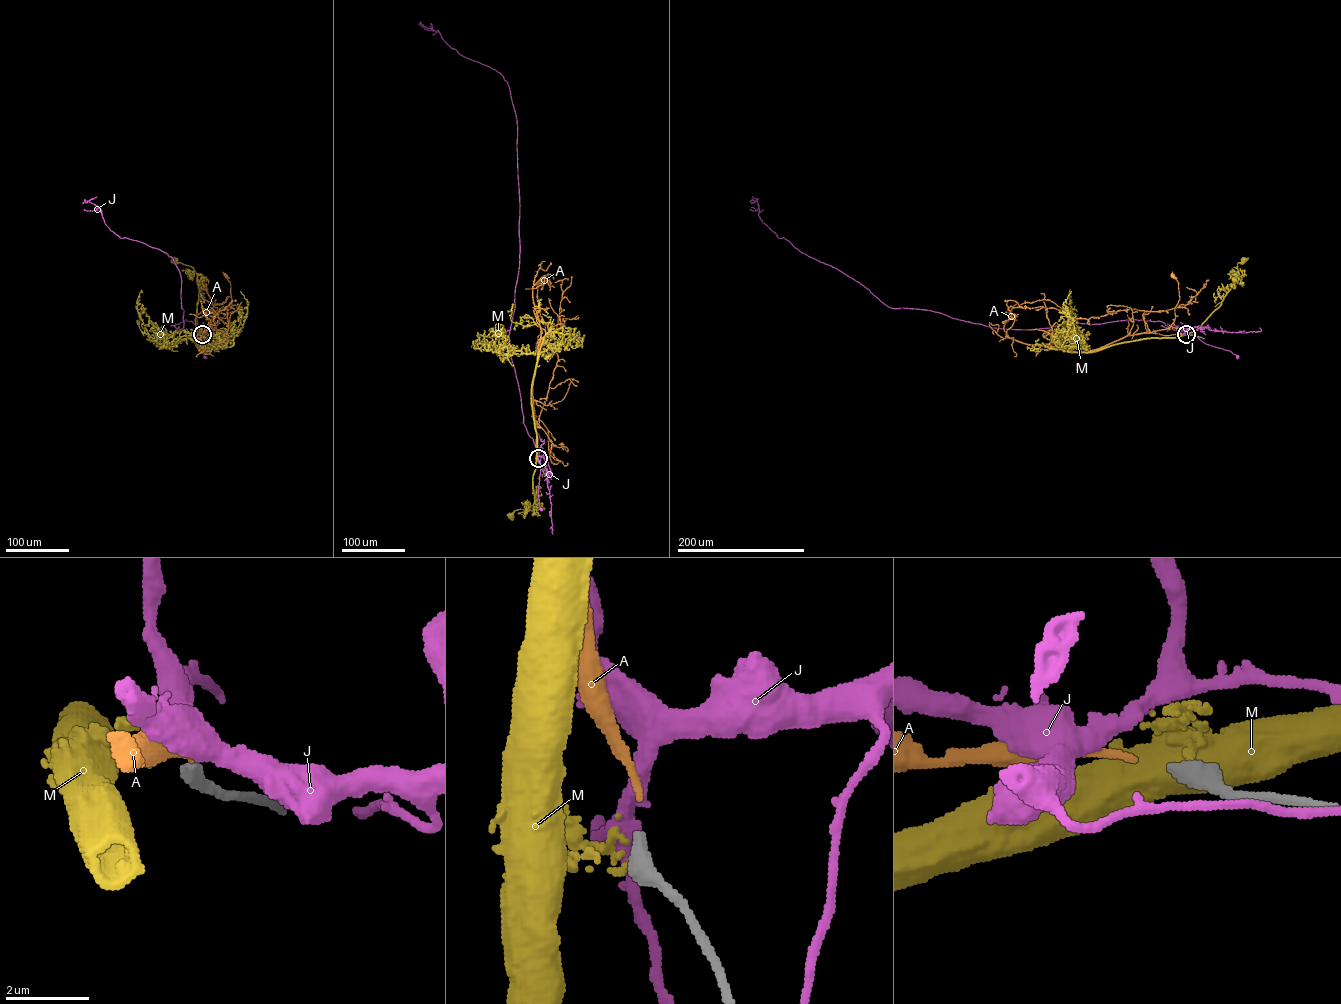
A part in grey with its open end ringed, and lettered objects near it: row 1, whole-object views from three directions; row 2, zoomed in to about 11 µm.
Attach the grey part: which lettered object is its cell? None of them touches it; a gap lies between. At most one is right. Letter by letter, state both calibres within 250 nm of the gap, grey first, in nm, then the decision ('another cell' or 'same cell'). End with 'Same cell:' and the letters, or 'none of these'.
A: 400/150 nm | same cell
J: 400/400 nm | another cell
M: 400/130 nm | another cell
Same cell: A

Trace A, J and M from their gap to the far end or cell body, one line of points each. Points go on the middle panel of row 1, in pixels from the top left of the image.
A: (537, 457), (536, 423), (554, 445), (566, 447), (567, 451), (562, 444)
J: (537, 457), (541, 456), (538, 490), (541, 509)
M: (537, 458), (533, 476), (533, 510), (518, 509), (510, 516)

